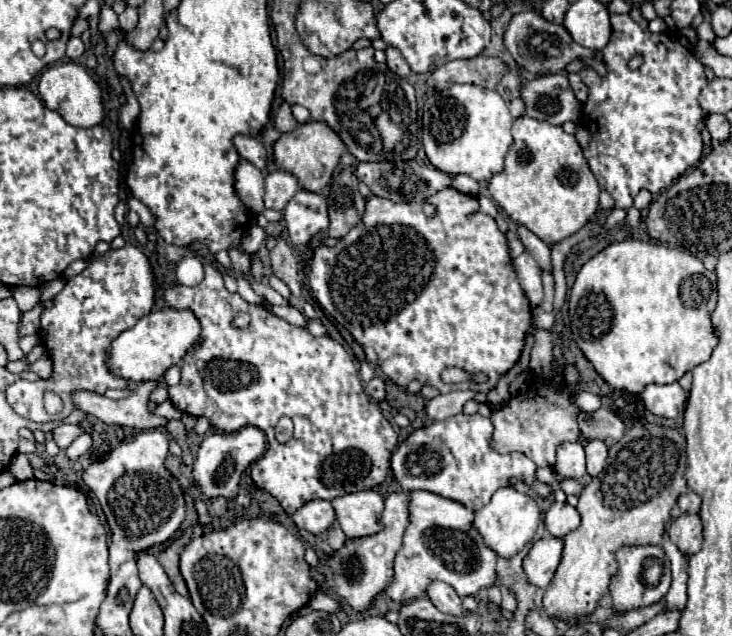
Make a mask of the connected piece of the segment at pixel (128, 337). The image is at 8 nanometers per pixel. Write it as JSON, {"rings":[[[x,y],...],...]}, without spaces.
{"rings":[[[164,308],[150,312],[148,316],[140,318],[134,328],[122,332],[112,342],[108,366],[116,376],[122,376],[130,382],[160,380],[170,366],[178,366],[182,362],[186,352],[200,340],[200,332],[202,326],[190,310]]]}

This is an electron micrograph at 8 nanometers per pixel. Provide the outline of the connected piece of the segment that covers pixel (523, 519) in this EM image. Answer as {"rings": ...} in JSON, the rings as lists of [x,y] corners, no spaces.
{"rings":[[[512,486],[496,490],[492,500],[482,510],[478,510],[474,518],[474,526],[484,536],[486,546],[490,546],[502,558],[512,558],[514,554],[518,554],[532,540],[538,522],[540,522],[540,508],[536,498],[522,494]]]}

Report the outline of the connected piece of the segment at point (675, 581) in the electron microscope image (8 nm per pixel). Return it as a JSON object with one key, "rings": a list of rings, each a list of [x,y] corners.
{"rings":[[[664,534],[664,544],[662,548],[666,550],[666,556],[672,562],[672,586],[668,590],[668,594],[664,596],[664,608],[668,612],[682,612],[682,608],[686,606],[686,580],[688,580],[688,562],[684,558],[684,554],[668,540],[668,536]]]}

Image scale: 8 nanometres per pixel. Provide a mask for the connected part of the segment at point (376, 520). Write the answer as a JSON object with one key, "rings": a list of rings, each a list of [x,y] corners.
{"rings":[[[364,490],[346,494],[336,498],[332,506],[346,538],[364,538],[382,532],[384,498],[378,492]]]}

